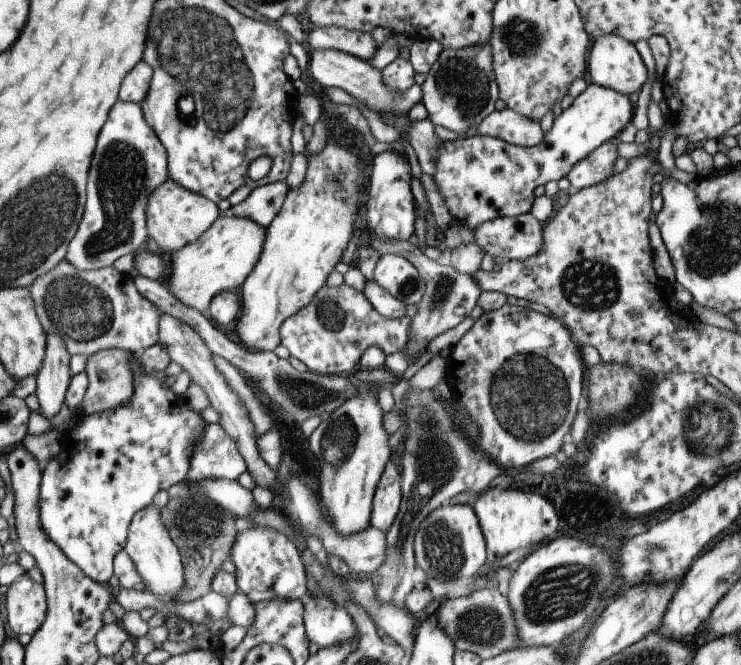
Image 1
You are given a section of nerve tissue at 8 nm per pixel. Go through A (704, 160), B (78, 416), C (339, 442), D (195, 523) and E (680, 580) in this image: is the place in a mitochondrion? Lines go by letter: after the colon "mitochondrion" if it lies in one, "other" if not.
A: other
B: other
C: mitochondrion
D: mitochondrion
E: other

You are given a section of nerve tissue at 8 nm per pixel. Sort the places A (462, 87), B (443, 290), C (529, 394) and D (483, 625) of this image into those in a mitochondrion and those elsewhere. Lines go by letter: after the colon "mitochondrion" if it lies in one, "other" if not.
A: mitochondrion
B: mitochondrion
C: mitochondrion
D: mitochondrion

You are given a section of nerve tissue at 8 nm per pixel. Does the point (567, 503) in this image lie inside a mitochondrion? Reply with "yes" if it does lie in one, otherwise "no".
no

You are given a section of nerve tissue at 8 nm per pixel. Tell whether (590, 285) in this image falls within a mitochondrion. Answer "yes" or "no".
yes

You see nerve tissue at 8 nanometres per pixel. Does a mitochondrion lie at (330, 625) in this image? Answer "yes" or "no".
no

